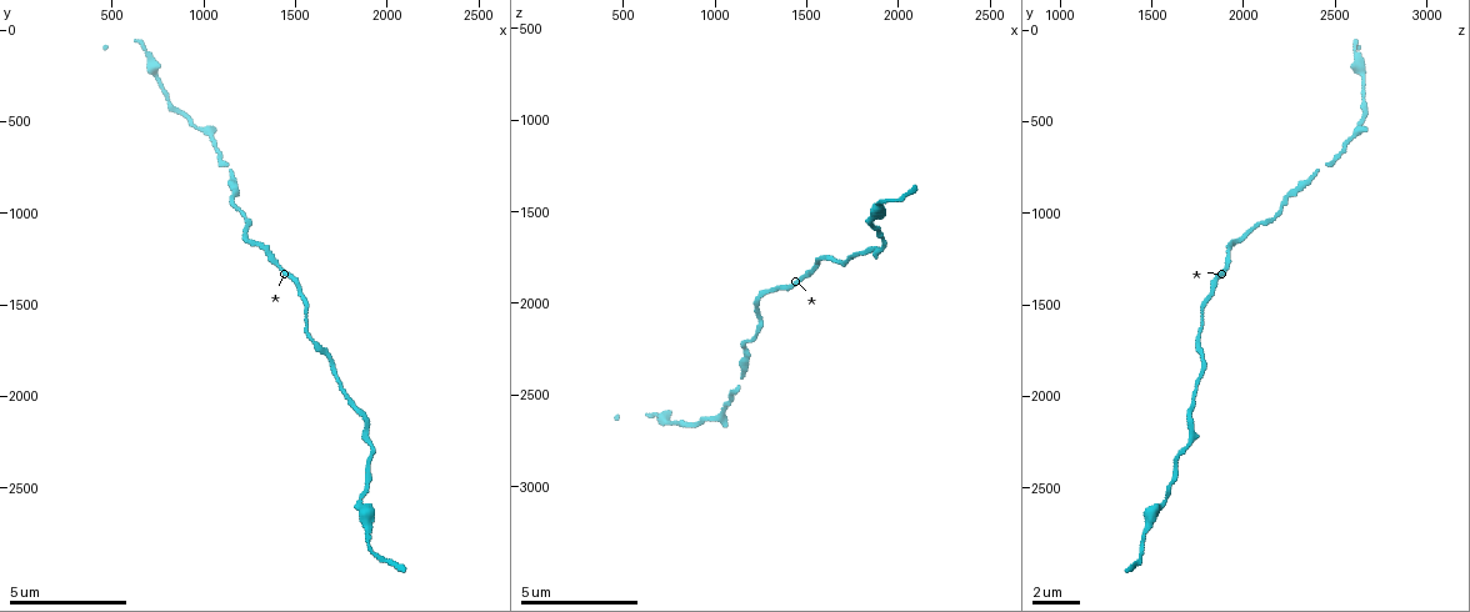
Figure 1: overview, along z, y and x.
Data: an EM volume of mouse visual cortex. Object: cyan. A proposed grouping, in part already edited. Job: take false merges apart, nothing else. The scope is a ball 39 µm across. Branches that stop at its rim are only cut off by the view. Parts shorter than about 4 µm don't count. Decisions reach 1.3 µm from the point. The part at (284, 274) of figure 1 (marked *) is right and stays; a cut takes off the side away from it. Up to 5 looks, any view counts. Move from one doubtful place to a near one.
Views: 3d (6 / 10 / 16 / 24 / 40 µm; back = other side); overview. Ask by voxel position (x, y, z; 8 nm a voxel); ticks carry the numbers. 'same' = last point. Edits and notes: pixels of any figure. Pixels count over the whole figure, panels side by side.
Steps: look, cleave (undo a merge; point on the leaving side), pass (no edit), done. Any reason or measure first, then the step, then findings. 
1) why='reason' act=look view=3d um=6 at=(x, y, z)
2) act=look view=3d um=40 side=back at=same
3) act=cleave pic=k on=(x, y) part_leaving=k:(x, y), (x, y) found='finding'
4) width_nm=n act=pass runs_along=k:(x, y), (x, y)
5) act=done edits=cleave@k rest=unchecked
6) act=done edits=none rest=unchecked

why='thin neck' act=look view=3d um=10 at=(1560, 1600, 1800)

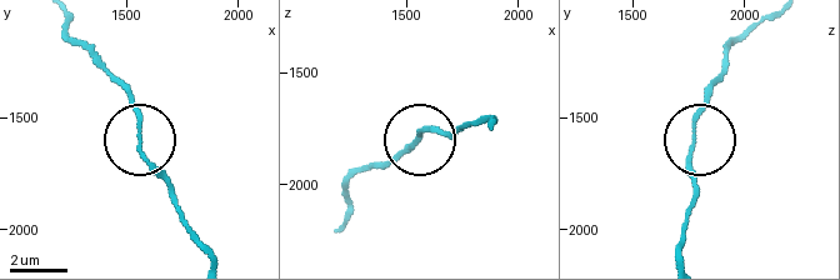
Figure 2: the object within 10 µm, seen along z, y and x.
width_nm=130 act=pass runs_along=2:(395, 155), (431, 129), (455, 135) found='one cell here'

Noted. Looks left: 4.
act=look view=3d um=10 at=(1880, 2220, 1720)

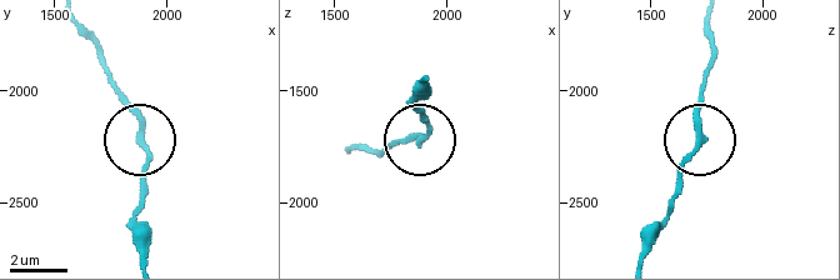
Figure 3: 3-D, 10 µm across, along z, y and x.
why='closer look' act=look view=3d um=6 at=(1900, 2250, 1730)

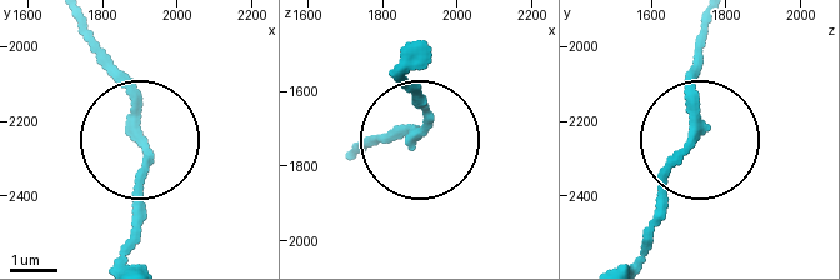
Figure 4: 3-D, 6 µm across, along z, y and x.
act=pass found='all the same cell'

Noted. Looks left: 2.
why='narrows sharply' act=look view=3d um=10 at=(1160, 760, 2420)

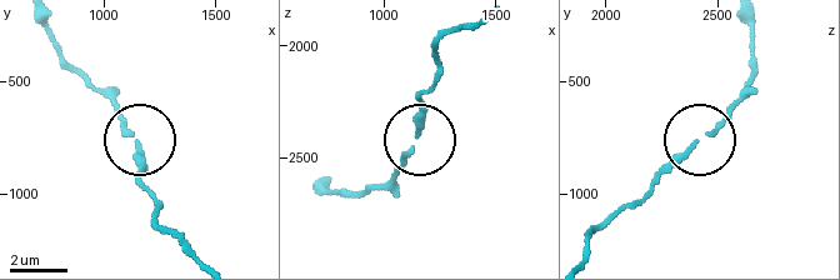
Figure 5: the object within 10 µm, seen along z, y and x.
why='closer look' act=look view=3d um=6 at=(1150, 760, 2410)

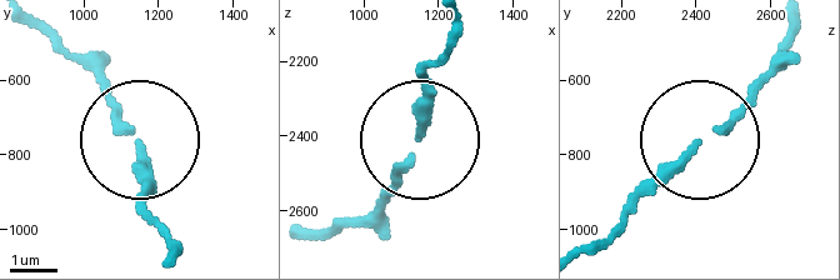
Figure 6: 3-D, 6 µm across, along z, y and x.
act=pass runs_along=6:(176, 253), (145, 209), (136, 138), (85, 70) found='continuous, no second cell'

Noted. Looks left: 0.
act=done edits=none rest=unchecked

